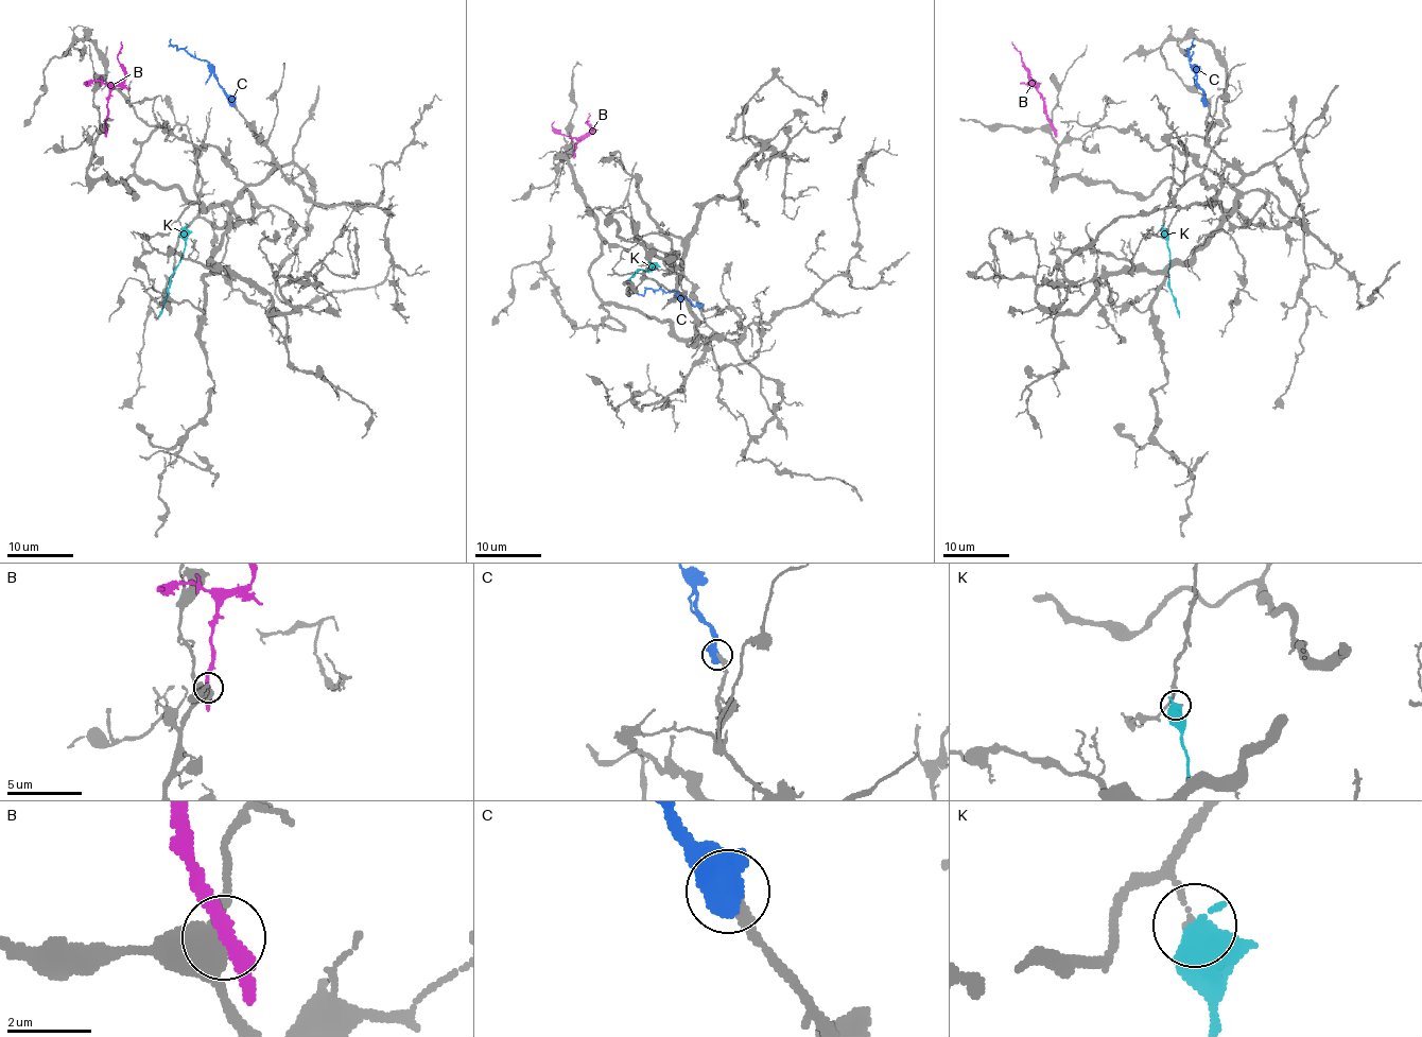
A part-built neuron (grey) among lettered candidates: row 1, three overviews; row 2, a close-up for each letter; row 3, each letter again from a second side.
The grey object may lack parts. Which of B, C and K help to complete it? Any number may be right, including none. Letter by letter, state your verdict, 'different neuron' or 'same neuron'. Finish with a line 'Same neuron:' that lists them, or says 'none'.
B: different neuron
C: same neuron
K: different neuron
Same neuron: C

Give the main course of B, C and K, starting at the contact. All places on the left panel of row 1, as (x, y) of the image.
B: (105, 126), (107, 97), (125, 79), (125, 69), (117, 54), (122, 40)
C: (232, 102), (219, 84), (214, 69), (171, 45), (171, 39)
K: (183, 229), (180, 262), (171, 275), (171, 284), (158, 317)

